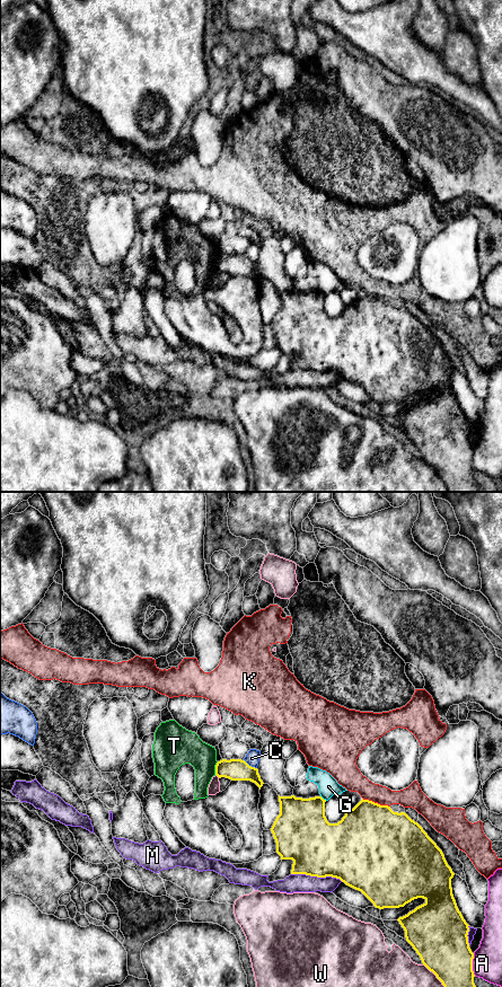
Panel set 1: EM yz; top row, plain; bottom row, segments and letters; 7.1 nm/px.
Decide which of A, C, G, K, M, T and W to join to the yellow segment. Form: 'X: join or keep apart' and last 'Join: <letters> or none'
A: keep apart
C: keep apart
G: keep apart
K: keep apart
M: keep apart
T: keep apart
W: keep apart
Join: none

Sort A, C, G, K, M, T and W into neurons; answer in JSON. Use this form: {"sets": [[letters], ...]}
{"sets": [["A"], ["C"], ["G"], ["K"], ["M"], ["T"], ["W"]]}

